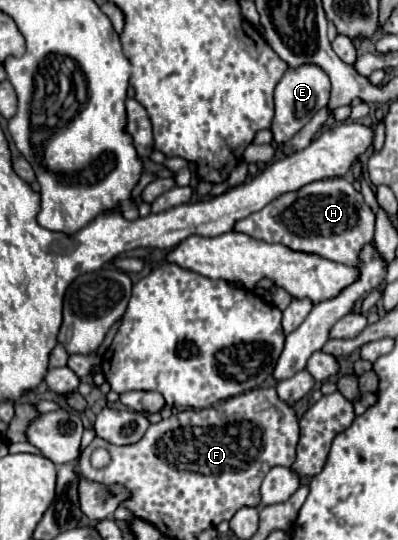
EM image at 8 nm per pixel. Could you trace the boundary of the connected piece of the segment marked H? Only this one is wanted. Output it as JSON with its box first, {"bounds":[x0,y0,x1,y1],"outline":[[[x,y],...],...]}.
{"bounds":[235,178,375,266],"outline":[[[329,178],[311,182],[297,192],[289,192],[267,204],[263,210],[239,220],[235,230],[265,242],[279,242],[293,250],[319,254],[341,262],[345,266],[359,264],[357,254],[363,244],[373,240],[375,212],[365,204],[363,194],[357,192],[345,178]]]}

